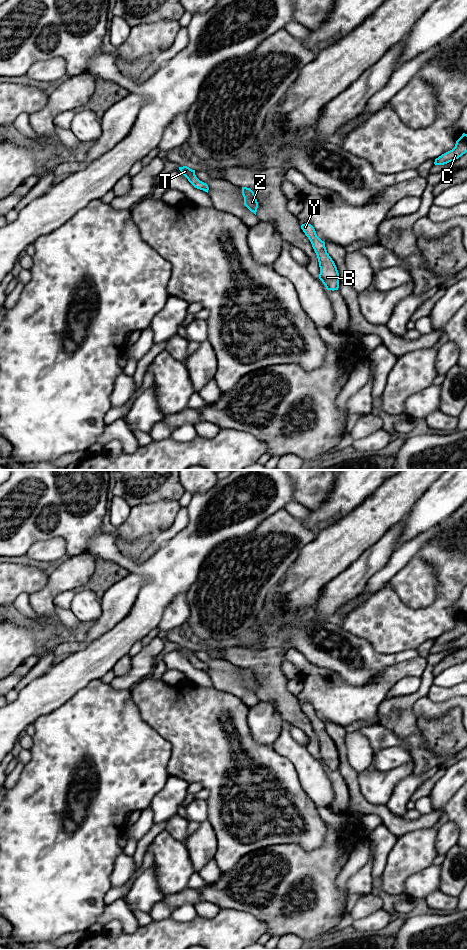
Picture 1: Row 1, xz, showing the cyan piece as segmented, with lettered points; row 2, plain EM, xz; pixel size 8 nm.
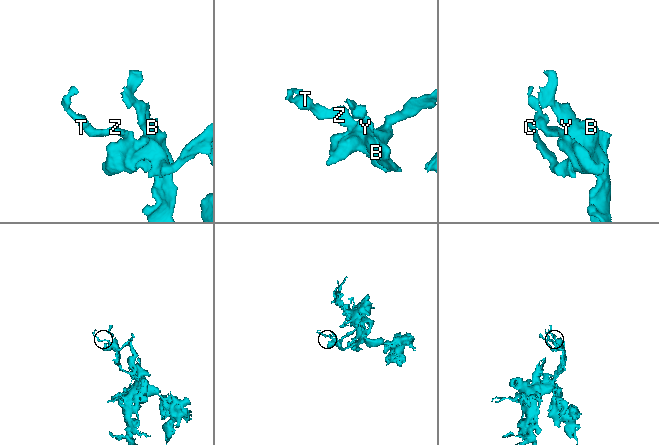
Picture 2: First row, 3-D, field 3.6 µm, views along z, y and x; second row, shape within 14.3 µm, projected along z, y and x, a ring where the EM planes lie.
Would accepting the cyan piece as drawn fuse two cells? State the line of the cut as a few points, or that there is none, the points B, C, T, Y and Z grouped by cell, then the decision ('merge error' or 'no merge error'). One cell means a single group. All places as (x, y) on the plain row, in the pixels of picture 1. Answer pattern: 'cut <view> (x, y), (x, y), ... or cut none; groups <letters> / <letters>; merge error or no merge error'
cut none; groups B C T Y Z; no merge error

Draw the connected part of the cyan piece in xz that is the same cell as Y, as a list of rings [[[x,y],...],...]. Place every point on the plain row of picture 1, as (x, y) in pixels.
[[[302,704],[301,709],[310,720],[317,735],[320,747],[319,759],[325,765],[327,770],[338,770],[339,753],[334,741],[327,733],[325,722],[317,716],[316,711],[311,704]]]

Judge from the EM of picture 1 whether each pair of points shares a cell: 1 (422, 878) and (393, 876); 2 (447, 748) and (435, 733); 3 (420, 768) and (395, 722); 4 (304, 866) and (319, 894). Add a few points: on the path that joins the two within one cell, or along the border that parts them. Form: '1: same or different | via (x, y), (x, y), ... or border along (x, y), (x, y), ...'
1: different | border along (429, 865), (413, 873), (405, 881), (403, 893)
2: same | via (445, 744), (439, 737)
3: same | via (420, 757), (417, 744), (406, 733)
4: same | via (304, 873), (304, 877), (313, 887)

